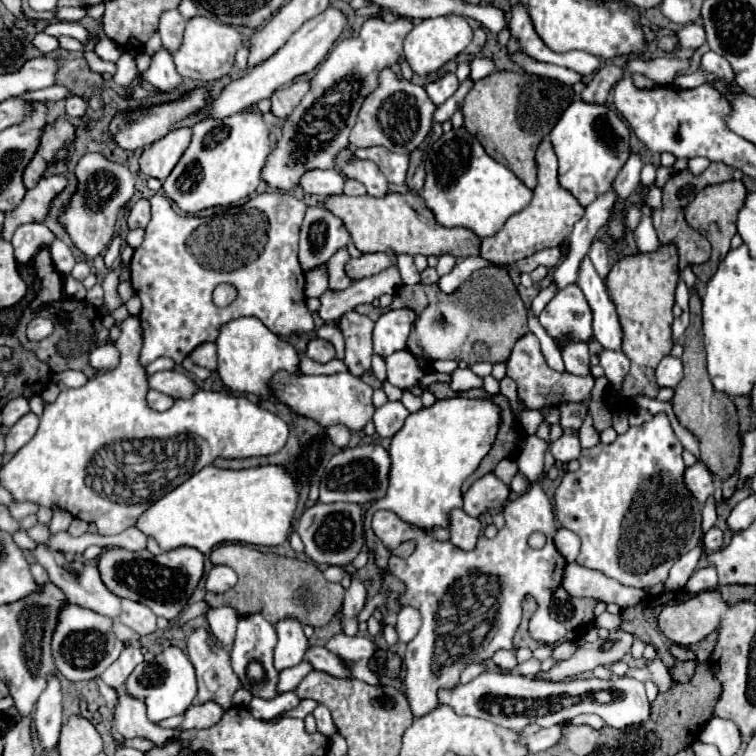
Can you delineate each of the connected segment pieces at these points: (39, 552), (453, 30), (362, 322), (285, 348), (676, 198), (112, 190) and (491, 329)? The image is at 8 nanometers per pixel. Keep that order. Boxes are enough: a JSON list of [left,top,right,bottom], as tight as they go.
[[33,544,121,618],[405,16,471,76],[339,310,373,376],[217,318,301,398],[653,162,733,270],[57,152,135,258],[391,266,529,366]]

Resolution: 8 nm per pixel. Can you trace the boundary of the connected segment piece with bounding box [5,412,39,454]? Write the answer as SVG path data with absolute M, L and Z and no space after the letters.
M33 412L25 414L17 424L13 424L5 436L5 452L7 454L15 454L19 448L23 448L33 434L39 428L39 416L35 416Z

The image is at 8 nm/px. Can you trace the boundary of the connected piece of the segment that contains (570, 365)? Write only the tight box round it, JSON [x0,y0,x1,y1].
[561,336,589,376]

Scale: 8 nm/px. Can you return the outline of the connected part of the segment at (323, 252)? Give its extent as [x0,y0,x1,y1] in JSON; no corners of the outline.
[299,206,351,272]

